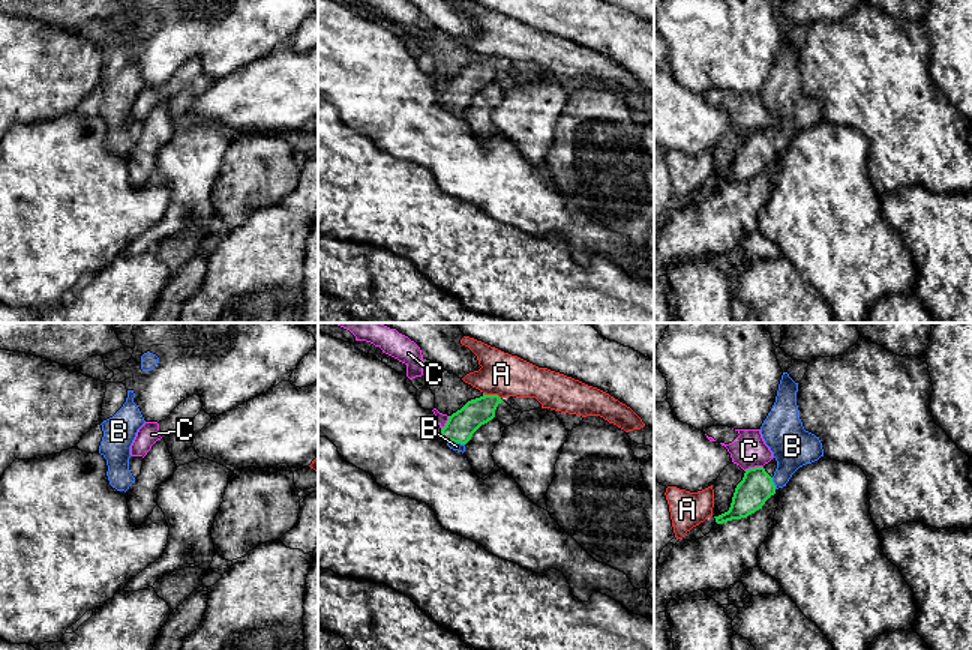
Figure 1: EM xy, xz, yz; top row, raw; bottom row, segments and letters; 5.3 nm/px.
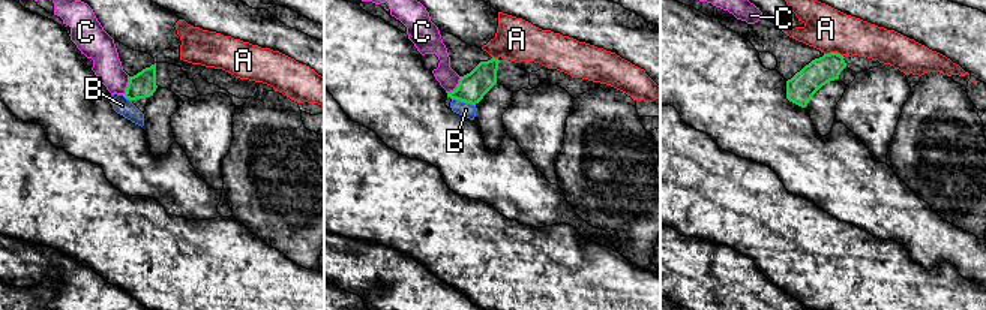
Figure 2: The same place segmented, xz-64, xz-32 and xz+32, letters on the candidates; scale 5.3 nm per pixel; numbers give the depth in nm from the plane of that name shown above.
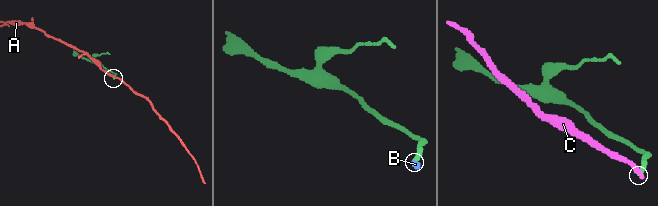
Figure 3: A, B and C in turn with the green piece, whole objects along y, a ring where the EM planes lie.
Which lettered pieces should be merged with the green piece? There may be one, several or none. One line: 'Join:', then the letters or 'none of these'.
Join: B

